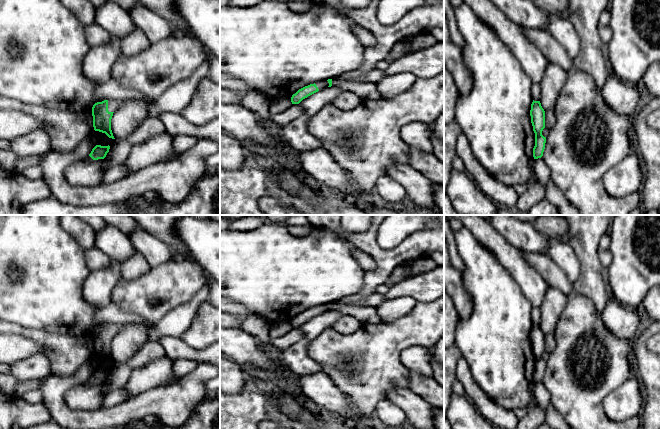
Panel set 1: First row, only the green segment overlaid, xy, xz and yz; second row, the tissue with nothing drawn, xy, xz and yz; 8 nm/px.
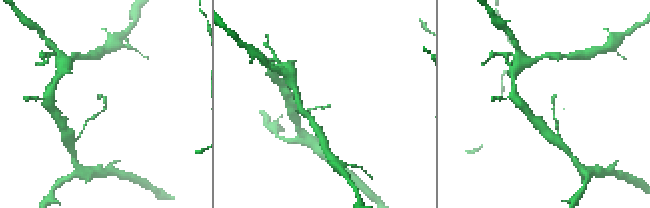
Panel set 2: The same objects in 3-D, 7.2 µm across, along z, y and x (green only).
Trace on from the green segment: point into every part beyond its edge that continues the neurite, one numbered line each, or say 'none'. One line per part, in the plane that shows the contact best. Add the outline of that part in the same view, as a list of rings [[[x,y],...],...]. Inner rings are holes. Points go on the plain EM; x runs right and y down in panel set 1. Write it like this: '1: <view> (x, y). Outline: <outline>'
1: xy (111, 313). Outline: [[[110,302],[103,308],[98,309],[95,314],[96,327],[111,323],[137,323],[147,327],[148,329],[155,326],[155,323],[147,321],[146,319],[138,316],[137,314],[127,313],[119,306],[115,305],[113,302]]]

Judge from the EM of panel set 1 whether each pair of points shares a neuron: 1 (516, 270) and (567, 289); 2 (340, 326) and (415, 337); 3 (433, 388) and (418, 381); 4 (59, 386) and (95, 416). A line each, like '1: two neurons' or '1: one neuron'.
1: two neurons
2: two neurons
3: one neuron
4: one neuron

